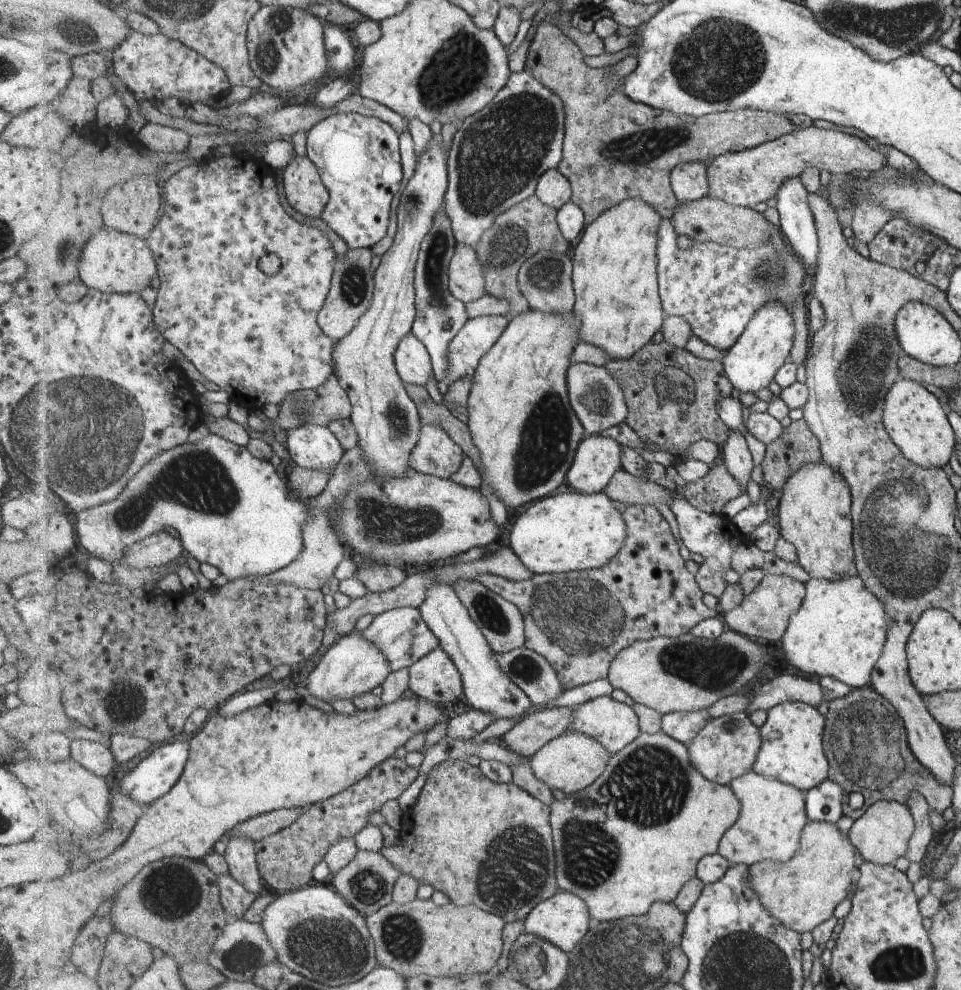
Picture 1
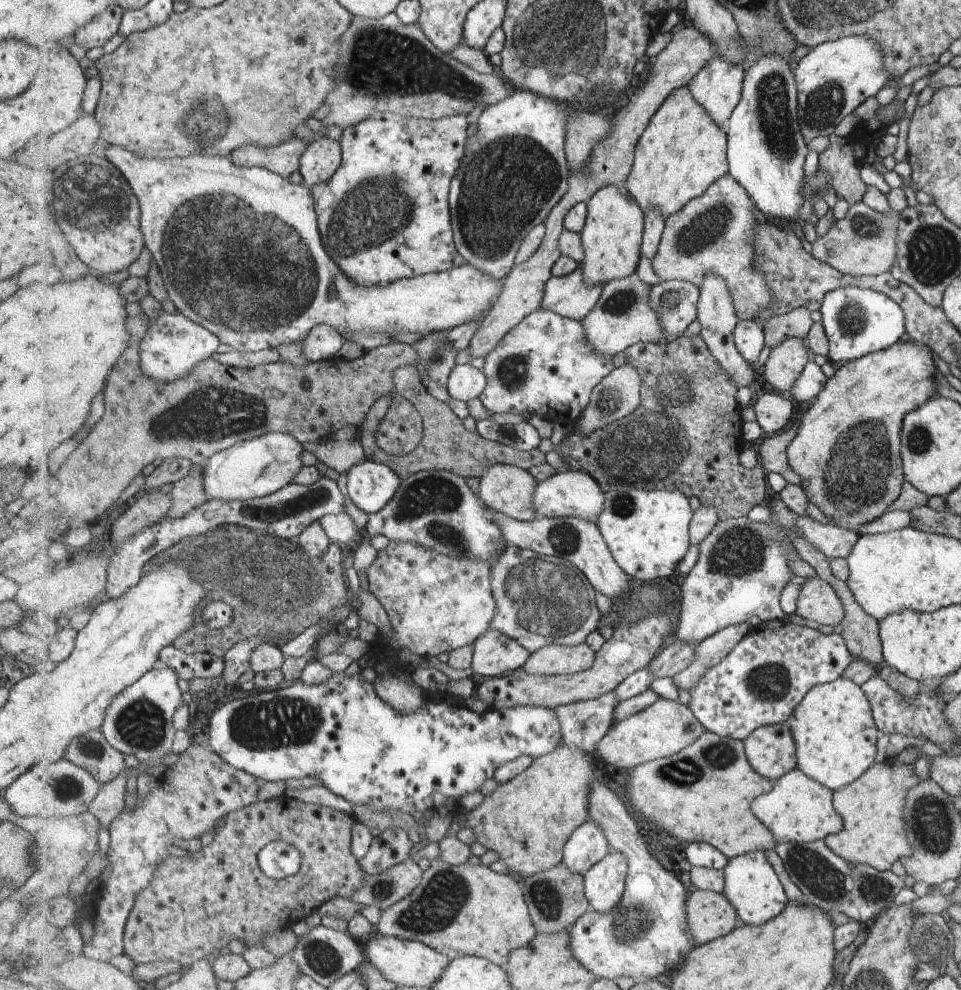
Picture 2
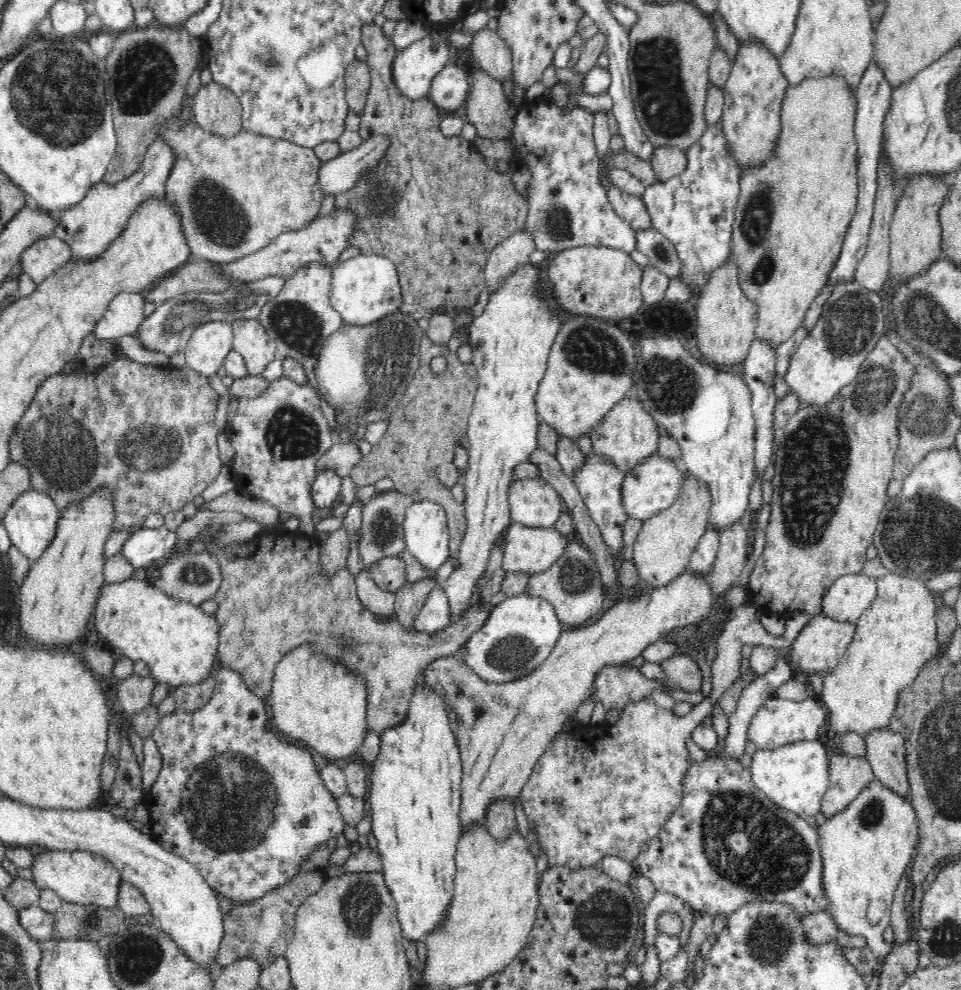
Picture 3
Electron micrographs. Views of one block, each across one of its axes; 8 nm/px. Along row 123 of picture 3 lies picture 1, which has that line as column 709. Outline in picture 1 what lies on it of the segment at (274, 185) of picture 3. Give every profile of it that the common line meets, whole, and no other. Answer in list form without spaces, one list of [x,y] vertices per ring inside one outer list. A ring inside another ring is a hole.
[[[816,123],[755,148],[743,152],[727,152],[719,156],[708,167],[708,196],[735,206],[751,207],[775,198],[787,180],[801,176],[810,166],[825,169],[836,177],[858,173],[868,175],[881,170],[883,164],[886,164],[885,152],[873,150],[859,136],[831,130],[826,125]]]

